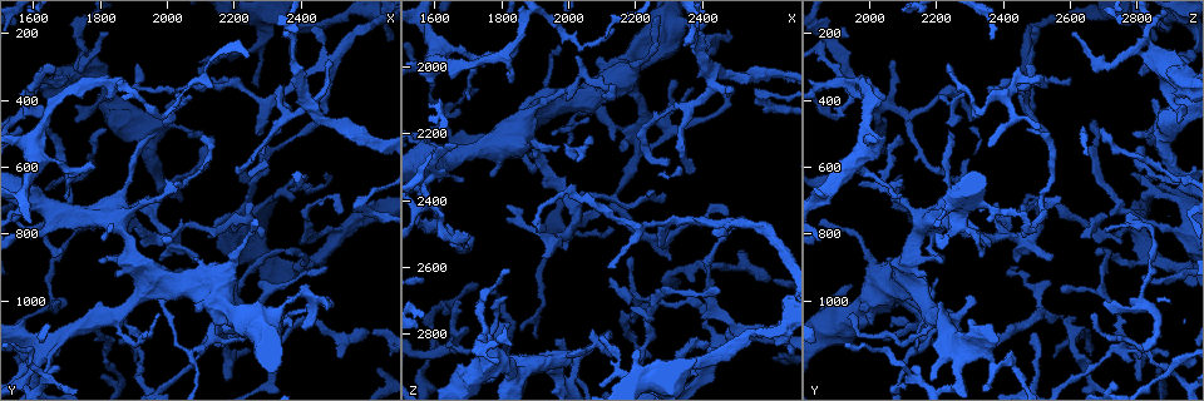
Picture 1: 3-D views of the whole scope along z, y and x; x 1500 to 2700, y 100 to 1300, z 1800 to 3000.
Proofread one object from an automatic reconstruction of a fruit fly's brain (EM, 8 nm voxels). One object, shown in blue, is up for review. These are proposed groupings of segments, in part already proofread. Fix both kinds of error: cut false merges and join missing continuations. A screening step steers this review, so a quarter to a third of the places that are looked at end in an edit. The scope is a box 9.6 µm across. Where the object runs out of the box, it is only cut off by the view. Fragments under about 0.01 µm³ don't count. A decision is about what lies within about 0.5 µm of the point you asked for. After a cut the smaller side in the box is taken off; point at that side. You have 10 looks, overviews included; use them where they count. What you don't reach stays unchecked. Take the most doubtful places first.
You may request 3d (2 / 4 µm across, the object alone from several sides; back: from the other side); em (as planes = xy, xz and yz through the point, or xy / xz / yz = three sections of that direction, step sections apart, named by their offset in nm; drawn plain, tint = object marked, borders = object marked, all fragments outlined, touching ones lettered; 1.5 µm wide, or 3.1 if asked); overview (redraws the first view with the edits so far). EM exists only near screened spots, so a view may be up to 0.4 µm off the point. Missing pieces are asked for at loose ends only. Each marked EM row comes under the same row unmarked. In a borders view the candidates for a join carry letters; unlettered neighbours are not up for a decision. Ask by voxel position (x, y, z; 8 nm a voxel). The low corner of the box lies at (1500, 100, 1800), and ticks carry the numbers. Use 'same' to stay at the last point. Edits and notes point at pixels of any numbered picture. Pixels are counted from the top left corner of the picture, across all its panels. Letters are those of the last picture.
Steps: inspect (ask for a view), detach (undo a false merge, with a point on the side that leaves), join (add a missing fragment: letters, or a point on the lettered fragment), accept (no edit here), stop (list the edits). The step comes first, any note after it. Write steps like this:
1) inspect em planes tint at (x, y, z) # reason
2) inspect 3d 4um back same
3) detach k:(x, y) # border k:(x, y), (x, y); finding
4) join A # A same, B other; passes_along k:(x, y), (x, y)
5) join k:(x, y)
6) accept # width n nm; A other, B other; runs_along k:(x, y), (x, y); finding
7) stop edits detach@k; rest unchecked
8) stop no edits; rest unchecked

inspect 3d 4um at (2120, 340, 2590) # thin end

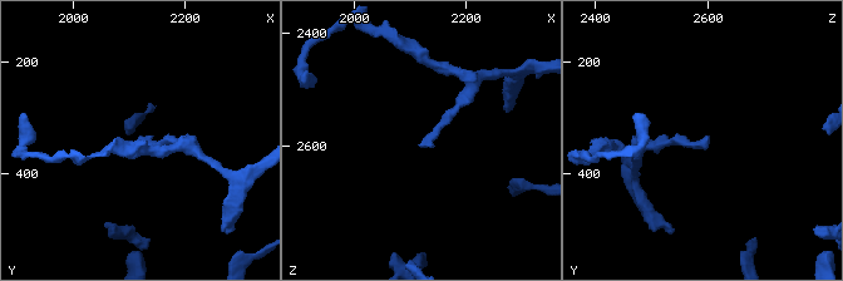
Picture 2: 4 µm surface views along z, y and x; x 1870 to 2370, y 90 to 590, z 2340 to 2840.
inspect em planes borders at (2115, 335, 2600)

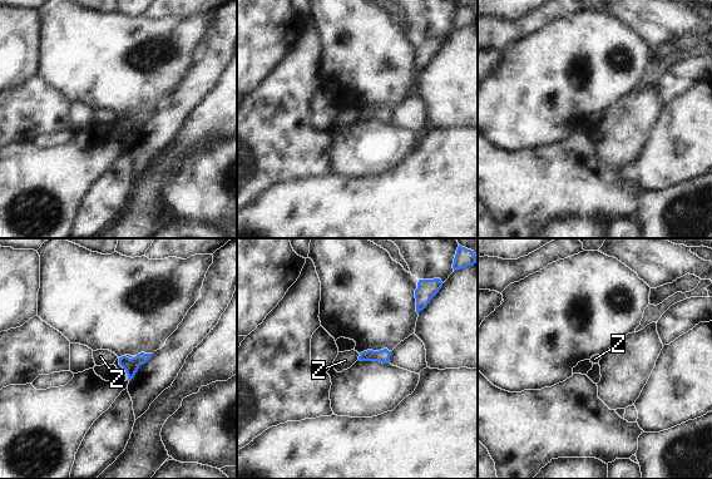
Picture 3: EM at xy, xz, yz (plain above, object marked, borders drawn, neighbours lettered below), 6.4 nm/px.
accept # Z other; border 3:(360, 354), (357, 359); none of them fits

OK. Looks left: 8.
inspect em planes borders at (2130, 1060, 2220) # free end

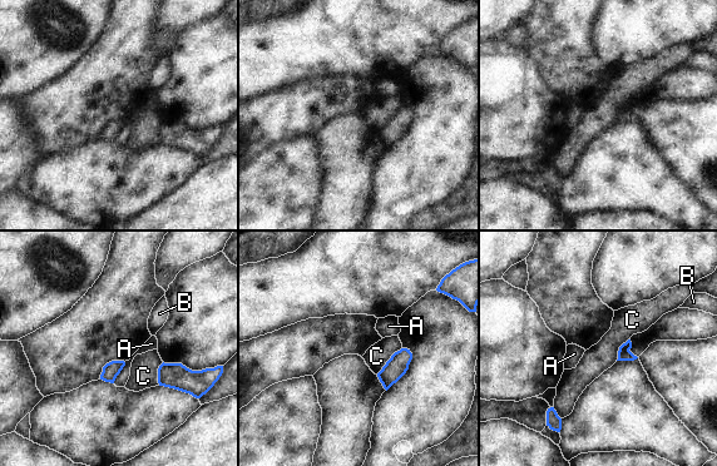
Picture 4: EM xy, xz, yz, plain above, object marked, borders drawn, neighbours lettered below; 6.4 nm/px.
accept # longest_contact C 240 nm; A other, B other, C other; border 4:(401, 347), (376, 373); none of them fits

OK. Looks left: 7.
inspect em xy step 8 borders at (2310, 1040, 2580) # tapers out

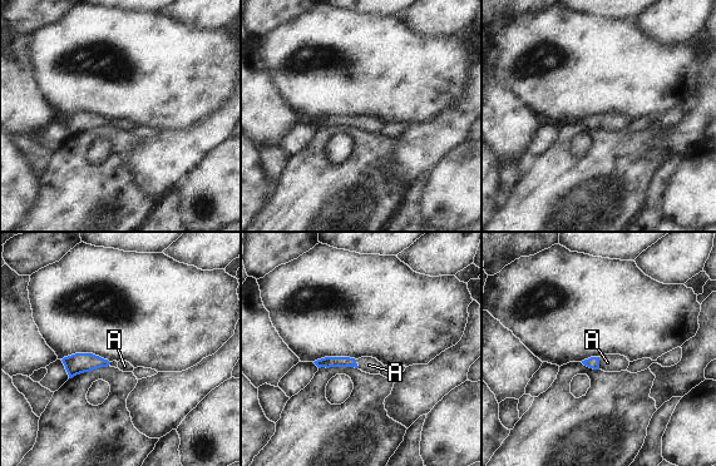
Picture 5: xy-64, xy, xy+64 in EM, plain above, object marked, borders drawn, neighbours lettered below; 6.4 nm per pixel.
join A # A same; passes_along 5:(593, 362), (598, 363), (607, 362); it goes on there

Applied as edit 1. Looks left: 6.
inspect overview # redraw

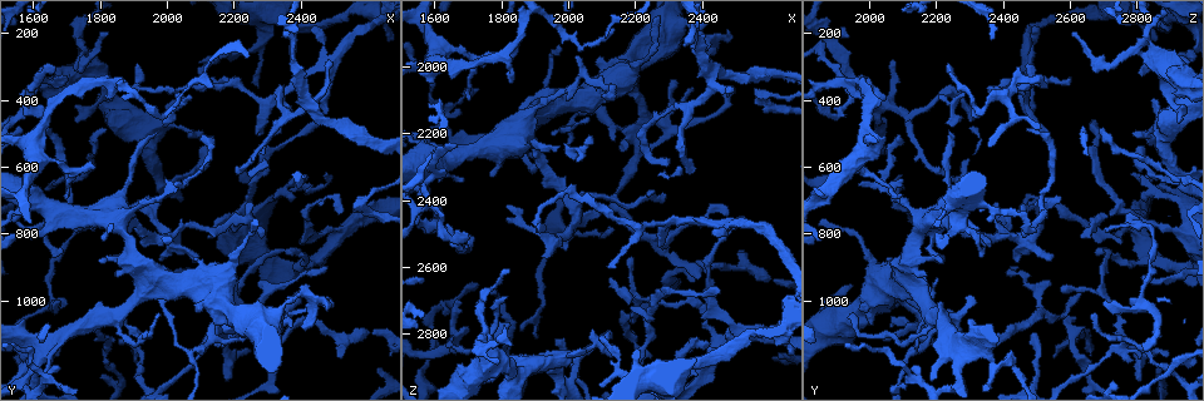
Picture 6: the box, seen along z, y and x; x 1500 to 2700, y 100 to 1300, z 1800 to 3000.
inspect em planes tint at (1870, 650, 2240) # thick turns thin

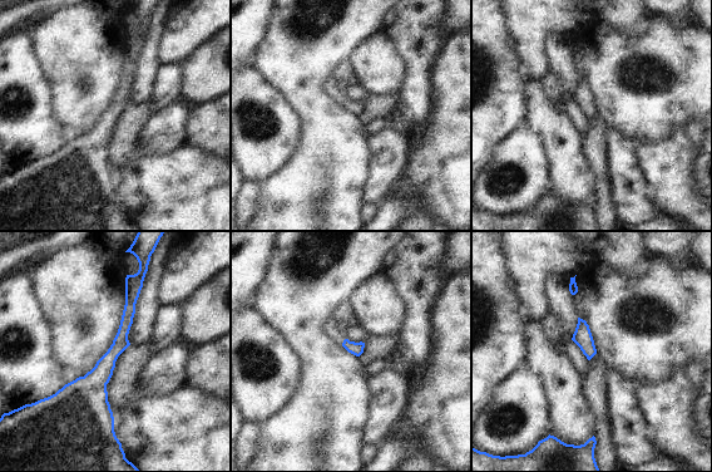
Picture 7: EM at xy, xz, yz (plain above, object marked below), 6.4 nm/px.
inspect em planes borders same

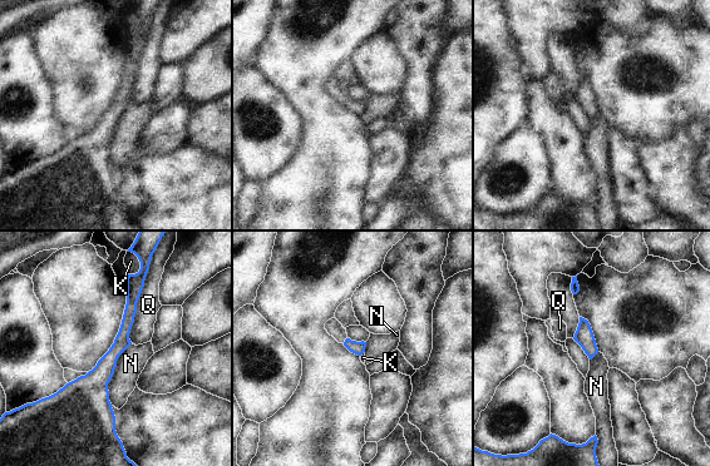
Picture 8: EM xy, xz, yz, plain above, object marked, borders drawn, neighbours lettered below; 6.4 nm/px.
accept # width 80 nm; K other, N other, Q other; runs_along 8:(131, 283), (122, 342), (73, 421); all the same neuron

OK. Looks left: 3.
stop edits join@5; rest unchecked

